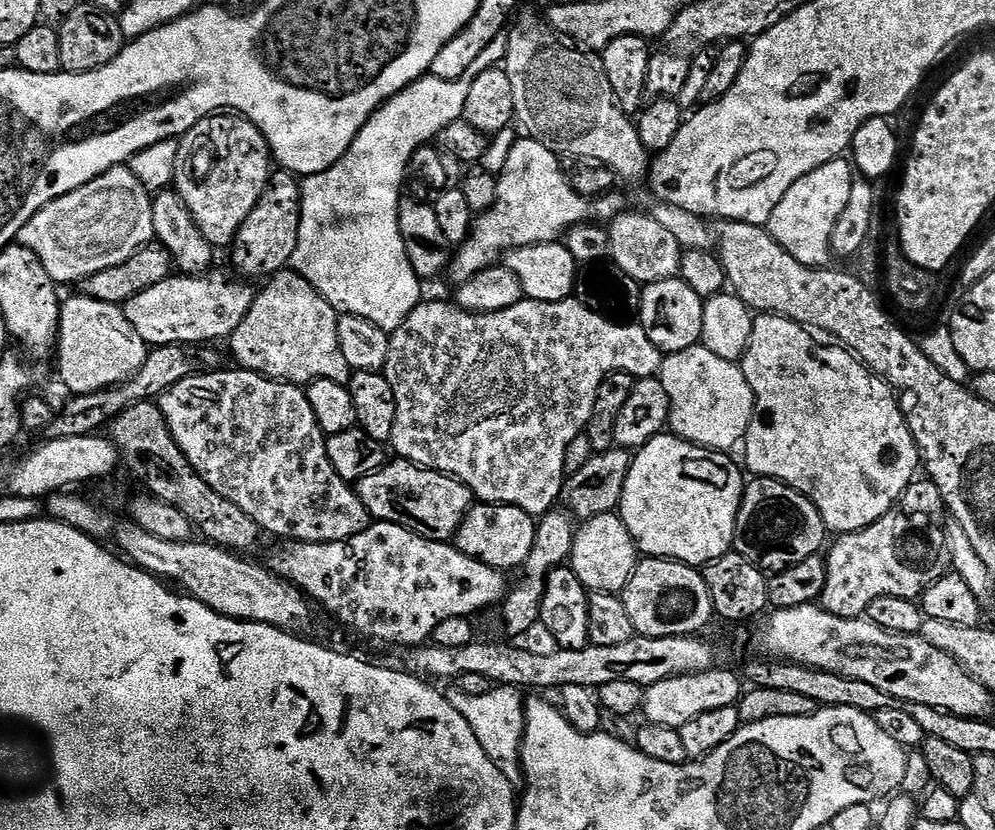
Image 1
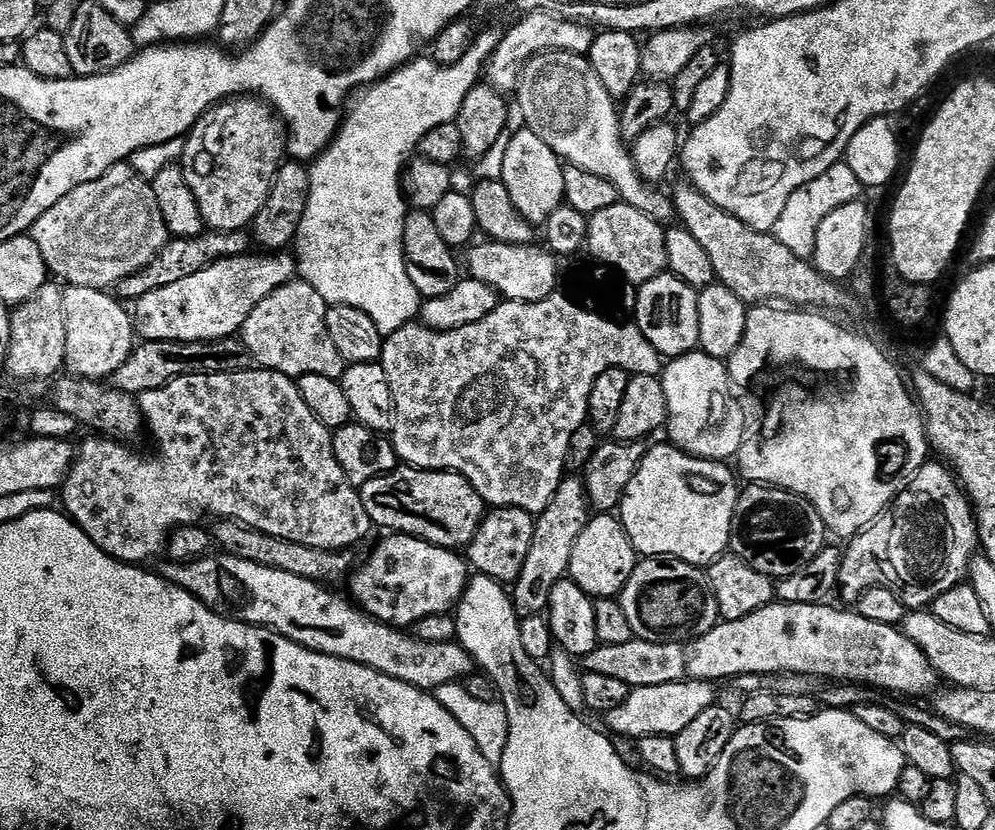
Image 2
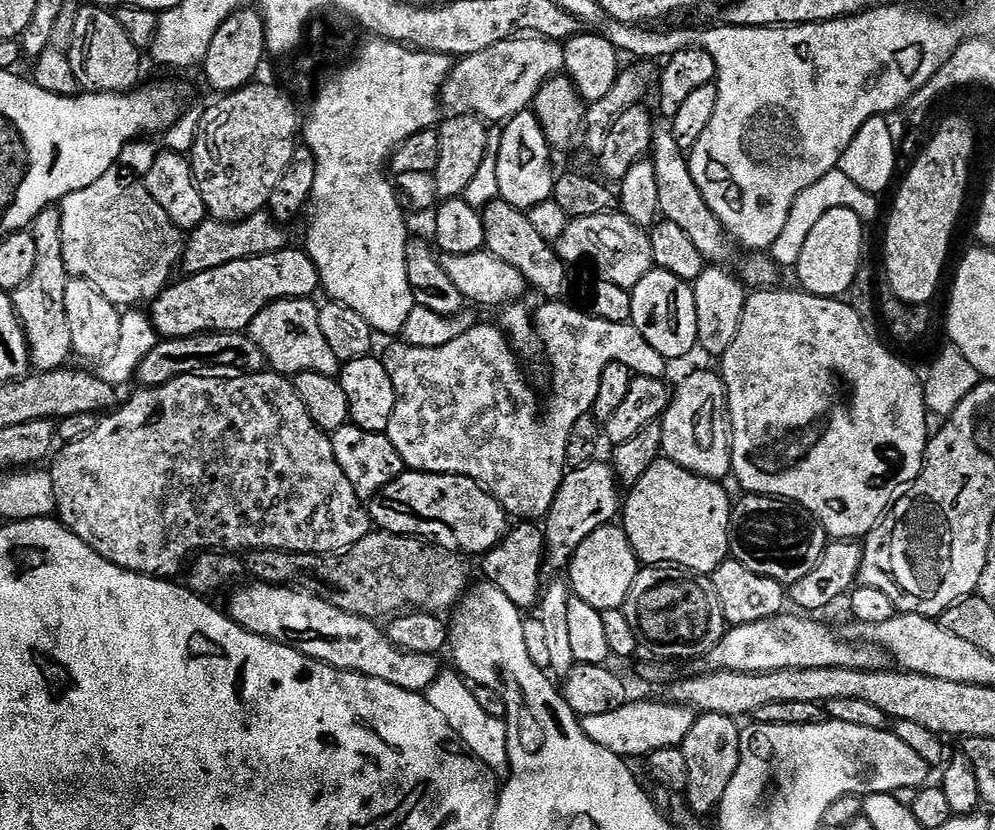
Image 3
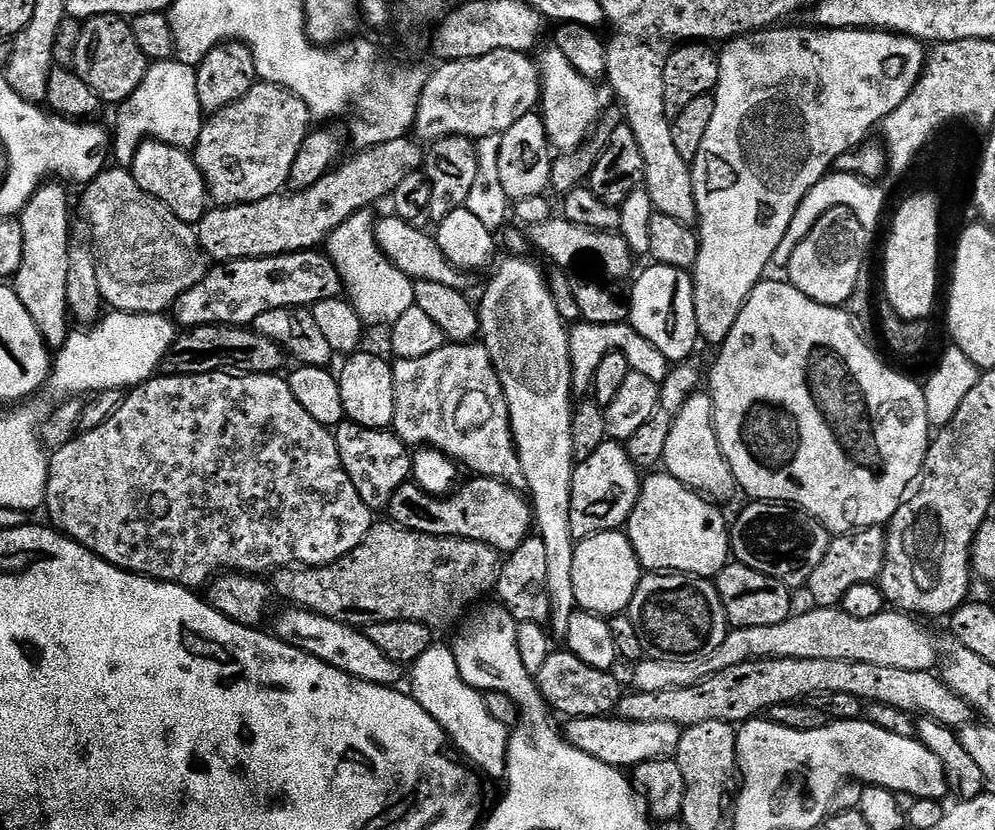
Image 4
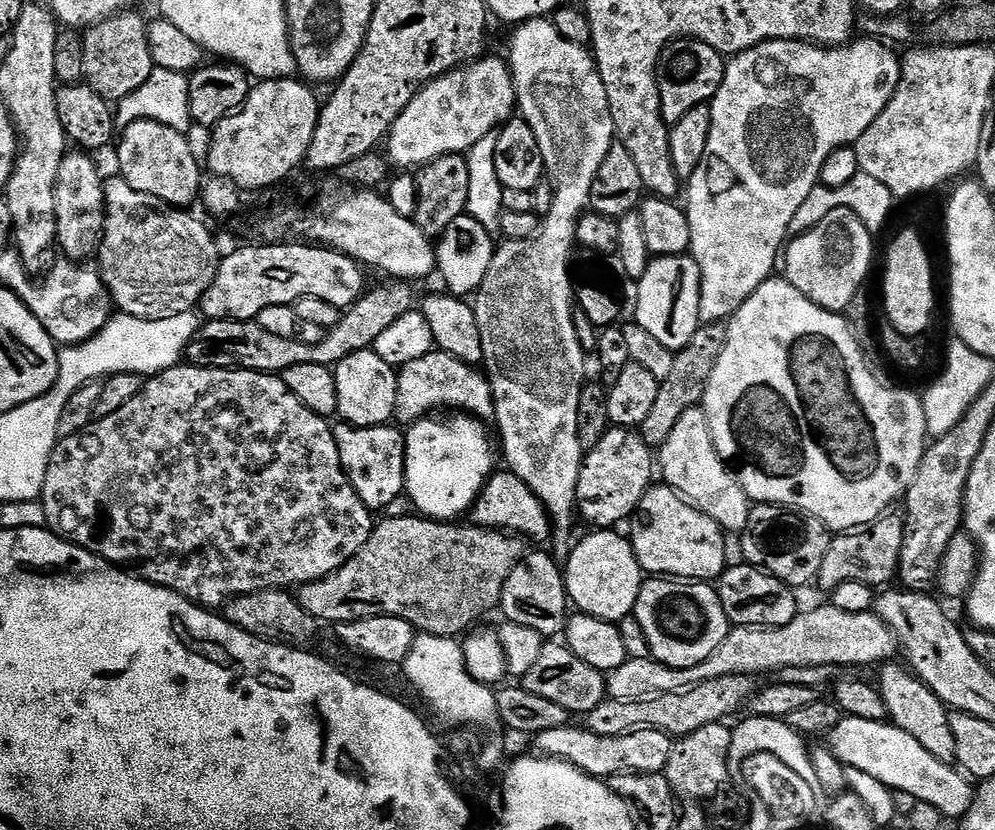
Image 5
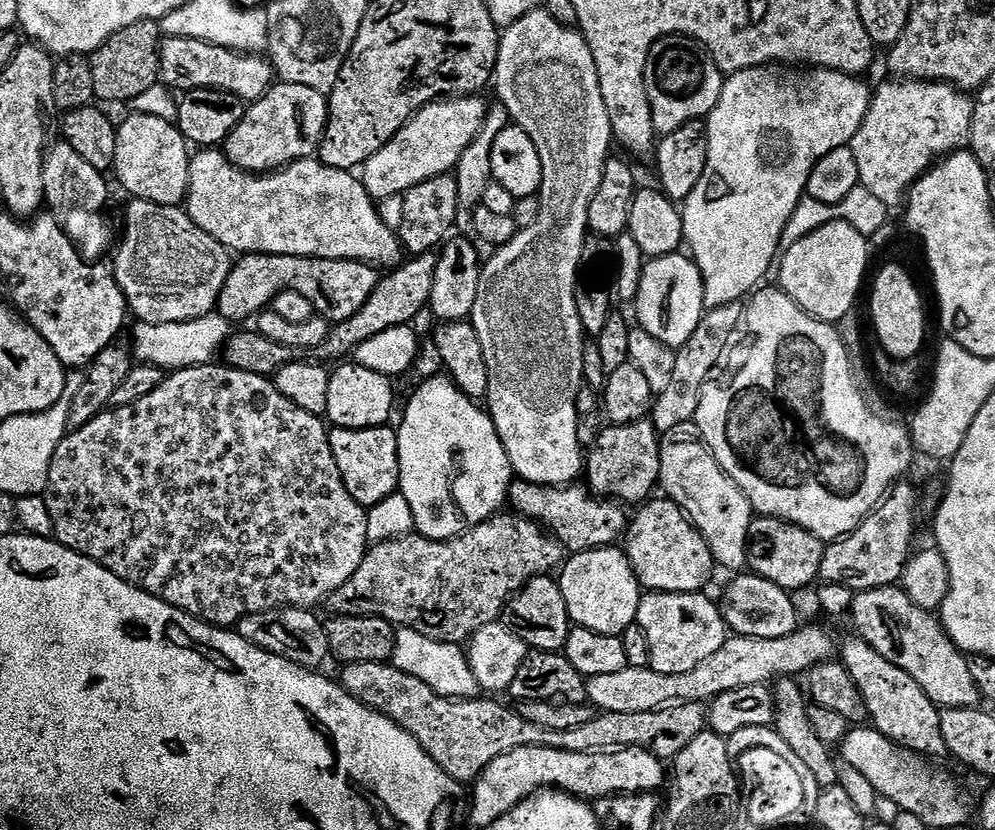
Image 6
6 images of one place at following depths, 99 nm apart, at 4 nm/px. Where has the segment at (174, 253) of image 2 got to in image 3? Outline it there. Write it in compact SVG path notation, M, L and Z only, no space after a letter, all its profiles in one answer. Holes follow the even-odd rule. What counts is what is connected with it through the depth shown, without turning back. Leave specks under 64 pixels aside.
M265 210L255 212L241 220L203 220L197 228L187 233L182 257L182 272L185 277L197 276L206 270L226 266L230 262L249 260L255 256L269 256L289 247L290 240L284 233L285 225L275 220L272 213Z

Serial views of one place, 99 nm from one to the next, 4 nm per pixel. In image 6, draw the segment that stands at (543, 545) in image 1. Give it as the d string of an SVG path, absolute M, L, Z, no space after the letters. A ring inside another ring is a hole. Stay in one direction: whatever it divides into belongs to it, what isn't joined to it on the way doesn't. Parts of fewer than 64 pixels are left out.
M651 419L605 427L587 453L586 484L601 498L611 498L636 506L647 501L655 493L652 491L657 491L659 482L660 436Z

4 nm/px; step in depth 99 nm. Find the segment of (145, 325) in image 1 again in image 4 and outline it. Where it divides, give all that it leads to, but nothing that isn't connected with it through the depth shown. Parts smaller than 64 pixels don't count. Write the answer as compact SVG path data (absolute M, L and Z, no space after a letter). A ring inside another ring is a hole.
M320 250L291 252L253 260L229 260L209 267L207 274L174 305L174 320L181 329L207 324L255 325L258 314L275 308L302 308L341 295L340 275L327 255Z

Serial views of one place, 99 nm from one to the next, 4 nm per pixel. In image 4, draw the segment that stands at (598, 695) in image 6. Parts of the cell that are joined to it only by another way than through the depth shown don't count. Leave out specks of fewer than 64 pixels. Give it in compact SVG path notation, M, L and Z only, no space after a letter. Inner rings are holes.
M809 607L809 612L793 614L786 622L778 622L778 626L754 626L753 628L732 628L726 634L722 646L718 650L708 652L705 656L693 656L690 660L675 658L645 658L635 665L632 672L631 687L638 692L657 692L671 688L694 686L707 676L718 674L730 666L738 666L753 658L758 660L773 660L774 658L842 658L850 662L870 662L874 666L894 666L894 670L918 670L930 672L938 664L938 648L932 641L932 636L920 624L915 624L911 615L899 610L886 610L874 618L850 618L844 609Z

